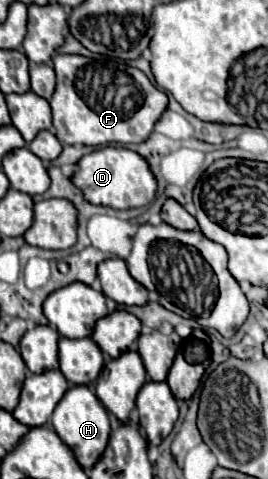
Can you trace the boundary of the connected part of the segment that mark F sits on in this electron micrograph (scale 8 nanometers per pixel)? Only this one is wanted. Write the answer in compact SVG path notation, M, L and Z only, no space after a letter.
M55 54L53 68L57 74L57 86L49 104L53 110L55 136L63 144L101 146L101 144L143 142L147 140L155 122L167 108L167 94L155 88L141 70L127 66L121 60L93 60L93 58L75 56L75 54Z

